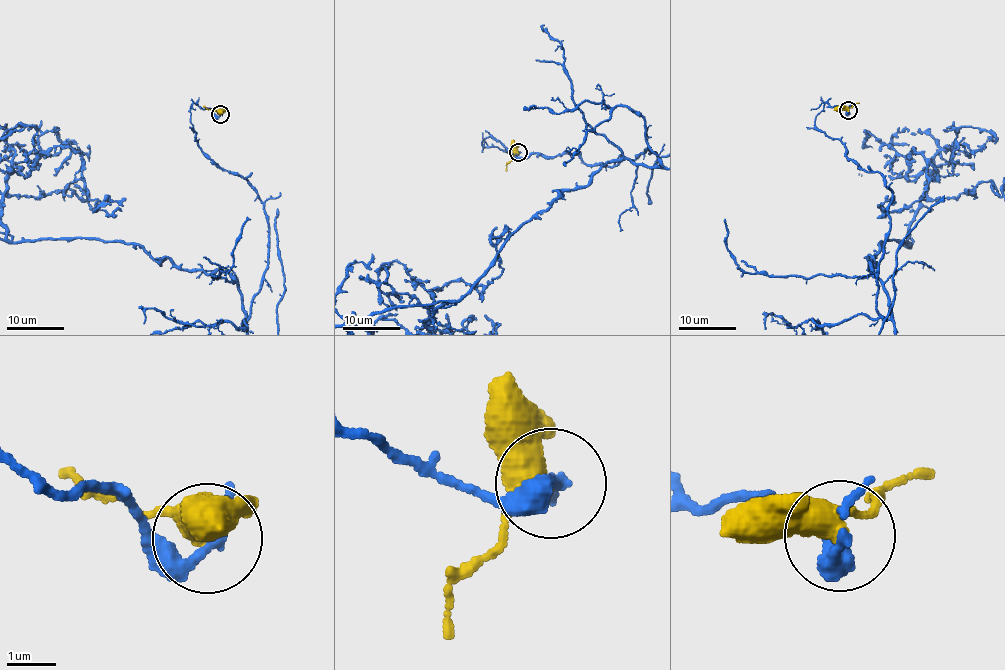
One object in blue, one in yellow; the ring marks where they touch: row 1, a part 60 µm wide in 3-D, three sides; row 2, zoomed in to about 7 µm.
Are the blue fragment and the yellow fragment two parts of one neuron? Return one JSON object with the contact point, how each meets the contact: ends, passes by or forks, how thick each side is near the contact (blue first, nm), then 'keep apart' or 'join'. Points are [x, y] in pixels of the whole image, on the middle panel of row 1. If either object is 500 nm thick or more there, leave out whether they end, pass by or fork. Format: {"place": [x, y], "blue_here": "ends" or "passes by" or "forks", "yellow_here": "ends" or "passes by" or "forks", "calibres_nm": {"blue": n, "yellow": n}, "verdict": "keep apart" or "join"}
{"place": [518, 152], "blue_here": "passes by", "yellow_here": "passes by", "calibres_nm": {"blue": 240, "yellow": 420}, "verdict": "keep apart"}

